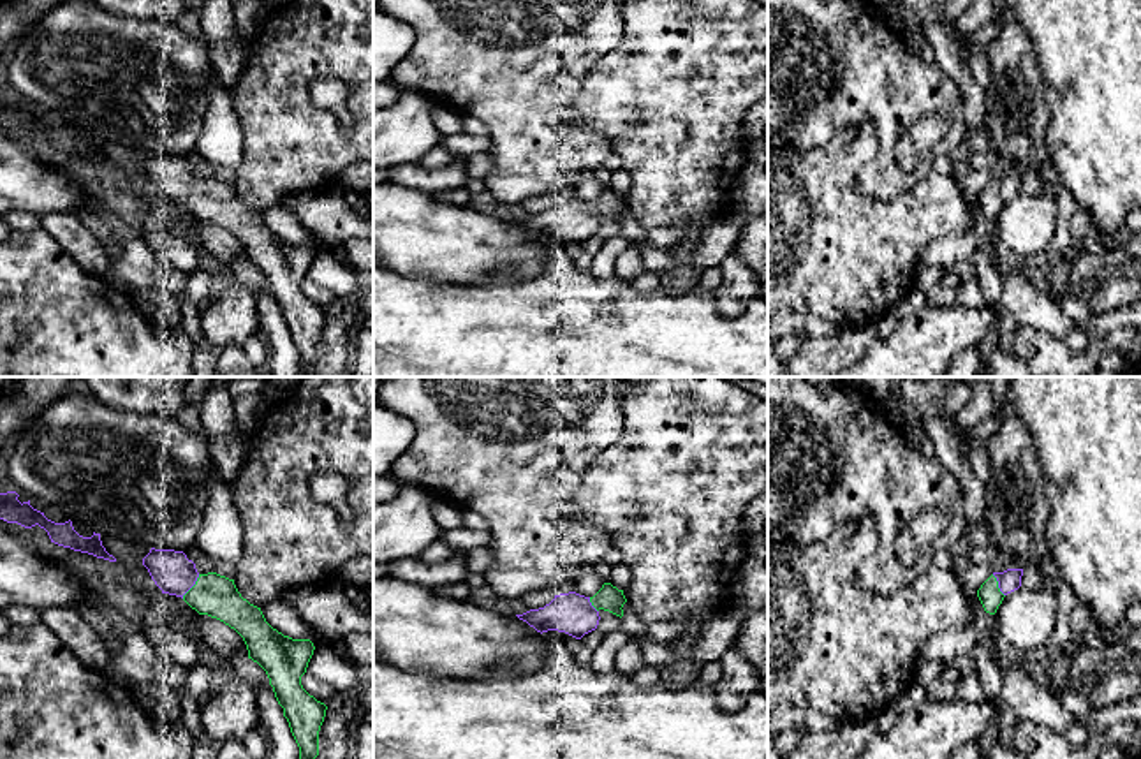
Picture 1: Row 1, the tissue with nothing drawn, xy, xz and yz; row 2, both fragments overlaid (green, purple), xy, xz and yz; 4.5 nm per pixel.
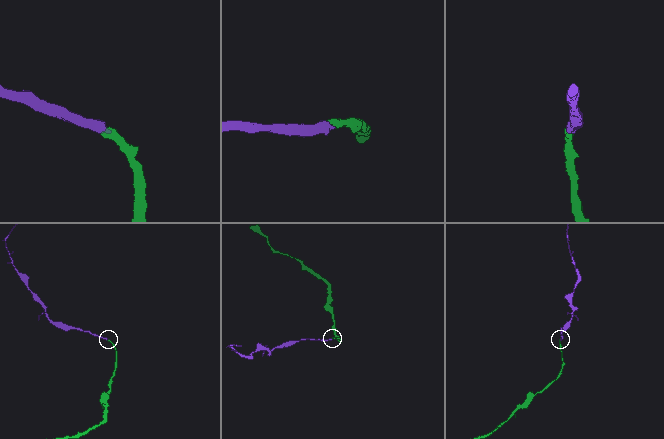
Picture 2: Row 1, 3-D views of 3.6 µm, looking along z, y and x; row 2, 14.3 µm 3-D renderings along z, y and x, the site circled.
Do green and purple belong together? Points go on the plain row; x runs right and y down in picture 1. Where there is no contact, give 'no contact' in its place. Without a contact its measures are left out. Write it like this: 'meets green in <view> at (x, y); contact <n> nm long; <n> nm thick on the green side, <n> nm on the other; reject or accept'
meets green in xy at (192, 192); contact 140 nm long; 190 nm thick on the green side, 190 nm on the other; accept

